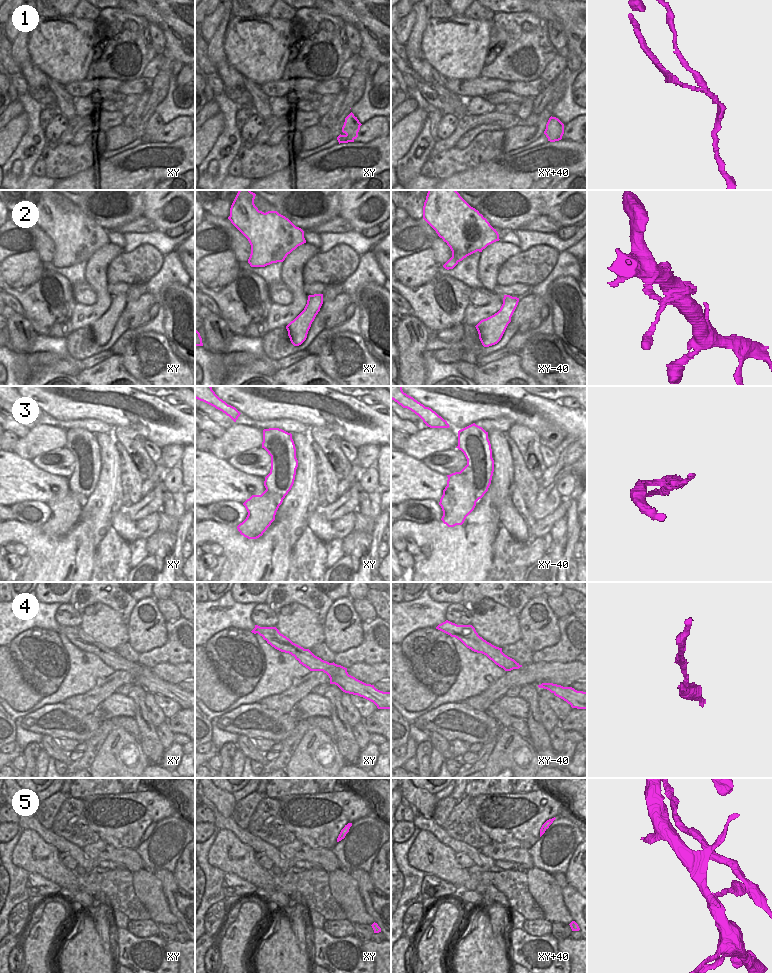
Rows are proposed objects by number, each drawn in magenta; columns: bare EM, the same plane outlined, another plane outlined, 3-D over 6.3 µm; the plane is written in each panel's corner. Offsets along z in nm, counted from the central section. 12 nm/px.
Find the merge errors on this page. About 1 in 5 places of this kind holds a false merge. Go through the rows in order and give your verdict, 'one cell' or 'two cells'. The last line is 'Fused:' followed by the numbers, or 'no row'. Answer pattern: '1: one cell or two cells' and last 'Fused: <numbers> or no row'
1: two cells
2: one cell
3: two cells
4: one cell
5: two cells
Fused: 1, 3, 5

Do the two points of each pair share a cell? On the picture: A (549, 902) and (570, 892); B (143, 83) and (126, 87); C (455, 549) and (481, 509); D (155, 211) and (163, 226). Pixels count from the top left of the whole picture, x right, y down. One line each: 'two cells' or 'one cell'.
A: two cells
B: one cell
C: one cell
D: one cell

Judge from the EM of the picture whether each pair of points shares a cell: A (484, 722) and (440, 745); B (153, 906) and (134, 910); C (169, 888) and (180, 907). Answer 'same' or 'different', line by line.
A: different
B: different
C: same

